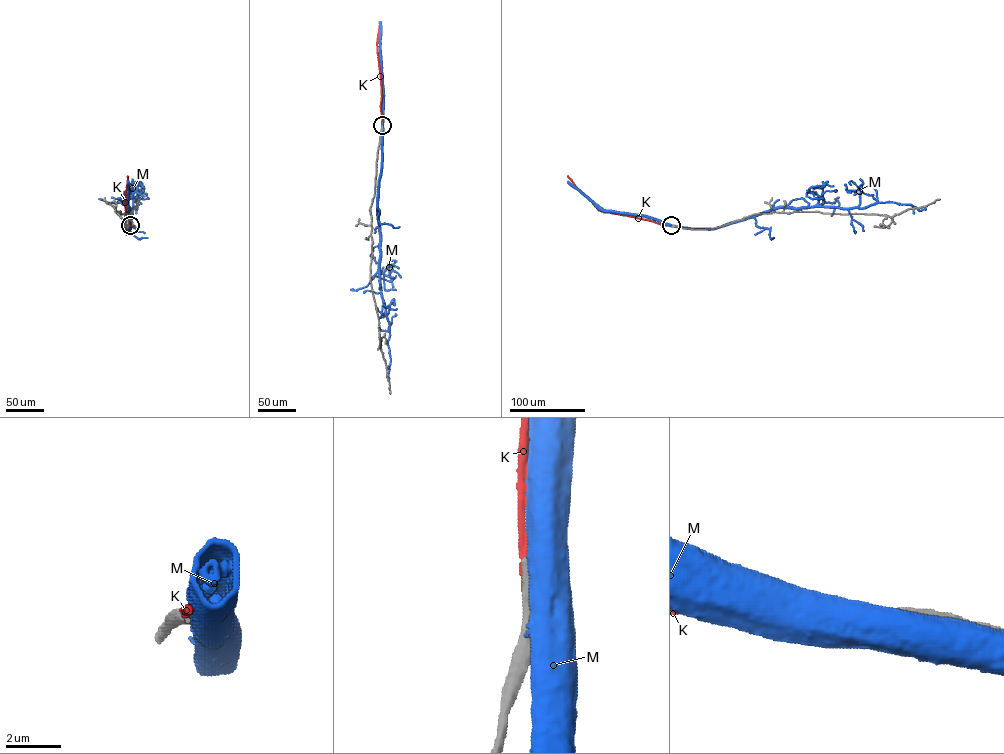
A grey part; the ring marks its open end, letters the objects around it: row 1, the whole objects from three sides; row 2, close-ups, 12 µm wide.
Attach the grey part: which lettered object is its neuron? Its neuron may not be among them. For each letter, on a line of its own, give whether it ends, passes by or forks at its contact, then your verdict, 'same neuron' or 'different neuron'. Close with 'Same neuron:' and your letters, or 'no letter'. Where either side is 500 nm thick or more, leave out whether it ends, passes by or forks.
K: it ends | different neuron
M: different neuron
Same neuron: no letter

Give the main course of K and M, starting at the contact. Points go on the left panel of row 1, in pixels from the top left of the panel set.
K: (130, 225), (125, 206), (127, 176)
M: (130, 225), (130, 228), (125, 219), (127, 206), (134, 208), (136, 202), (136, 209)

